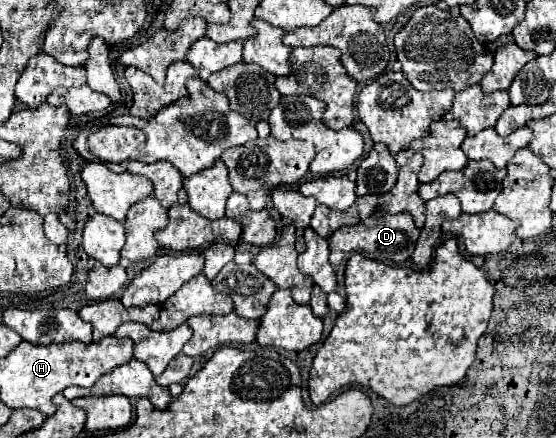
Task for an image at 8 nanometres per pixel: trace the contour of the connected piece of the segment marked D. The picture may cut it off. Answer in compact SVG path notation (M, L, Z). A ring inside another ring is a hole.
M402 212L402 214L374 214L370 218L366 218L364 222L358 222L354 226L342 226L340 230L336 230L336 234L332 234L328 238L328 246L330 246L330 264L338 266L346 256L350 254L364 254L372 260L396 266L406 262L412 256L412 250L416 246L420 230L414 226L414 220L410 214Z

